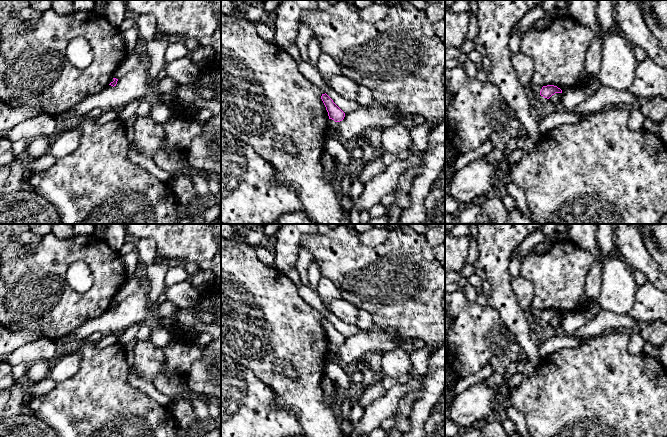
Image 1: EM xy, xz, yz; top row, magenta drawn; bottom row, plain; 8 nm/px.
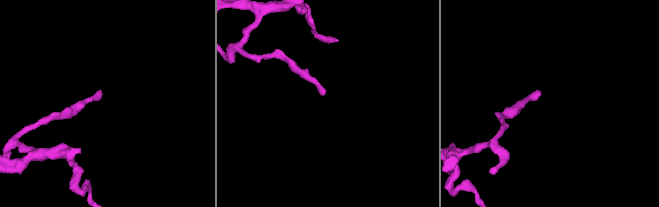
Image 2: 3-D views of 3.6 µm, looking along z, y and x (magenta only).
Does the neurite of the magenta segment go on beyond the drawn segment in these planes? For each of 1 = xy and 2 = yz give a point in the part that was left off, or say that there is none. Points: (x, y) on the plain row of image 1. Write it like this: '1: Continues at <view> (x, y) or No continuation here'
1: No continuation here
2: No continuation here

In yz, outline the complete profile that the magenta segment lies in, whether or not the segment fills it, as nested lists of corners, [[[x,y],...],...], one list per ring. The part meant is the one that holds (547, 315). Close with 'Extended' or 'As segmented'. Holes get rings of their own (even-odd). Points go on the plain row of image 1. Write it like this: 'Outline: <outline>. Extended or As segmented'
Outline: [[[554,309],[543,310],[540,315],[540,319],[547,323],[549,323],[555,317],[562,317],[562,314]]]. As segmented

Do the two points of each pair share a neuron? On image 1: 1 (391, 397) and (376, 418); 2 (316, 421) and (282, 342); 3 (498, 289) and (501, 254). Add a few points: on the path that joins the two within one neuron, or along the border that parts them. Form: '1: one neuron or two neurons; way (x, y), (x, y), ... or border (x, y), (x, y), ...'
1: one neuron; way (388, 402), (378, 413)
2: one neuron; way (308, 401), (308, 366), (302, 360)
3: one neuron; way (498, 280), (498, 263)

